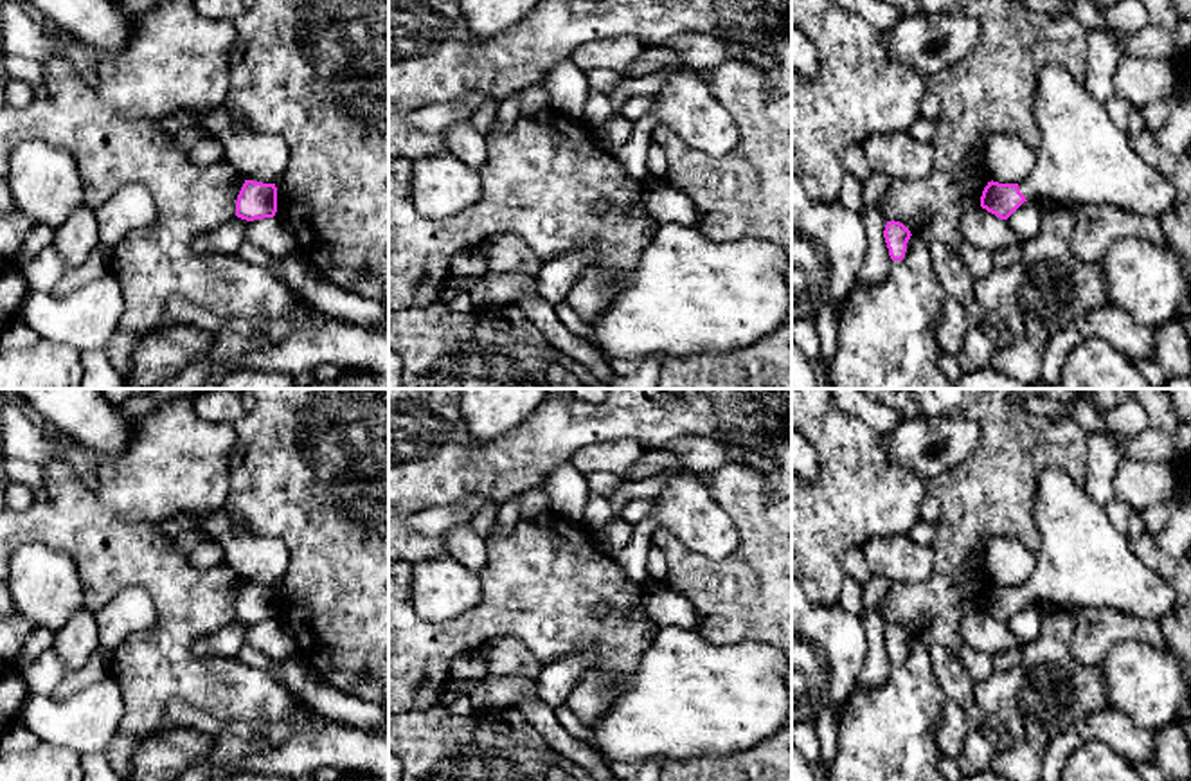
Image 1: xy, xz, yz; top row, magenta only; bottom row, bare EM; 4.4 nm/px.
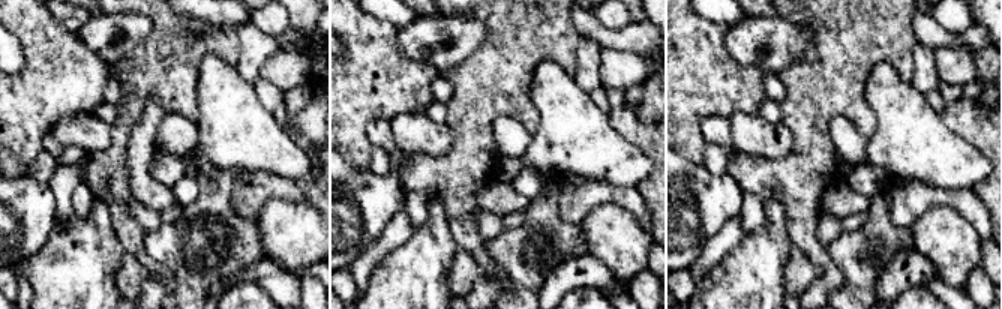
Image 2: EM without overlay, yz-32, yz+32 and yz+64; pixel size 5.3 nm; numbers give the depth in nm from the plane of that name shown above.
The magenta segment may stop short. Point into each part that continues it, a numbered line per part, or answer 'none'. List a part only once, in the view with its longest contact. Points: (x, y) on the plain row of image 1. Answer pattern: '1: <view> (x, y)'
1: yz (1083, 562)

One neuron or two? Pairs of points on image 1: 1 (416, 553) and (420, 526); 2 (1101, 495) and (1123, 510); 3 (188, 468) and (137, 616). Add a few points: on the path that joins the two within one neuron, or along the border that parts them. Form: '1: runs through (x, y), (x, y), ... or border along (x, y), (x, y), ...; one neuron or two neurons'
1: border along (407, 526), (420, 535), (441, 537); two neurons
2: border along (1114, 497), (1103, 506); two neurons
3: border along (105, 605), (121, 591), (141, 587), (157, 619); two neurons

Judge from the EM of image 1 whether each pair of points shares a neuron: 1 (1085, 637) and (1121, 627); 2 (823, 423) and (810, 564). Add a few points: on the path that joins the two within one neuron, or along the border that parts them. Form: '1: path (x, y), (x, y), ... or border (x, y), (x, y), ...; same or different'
1: path (1094, 634), (1112, 627); same
2: path (833, 457), (833, 508), (812, 529); same

